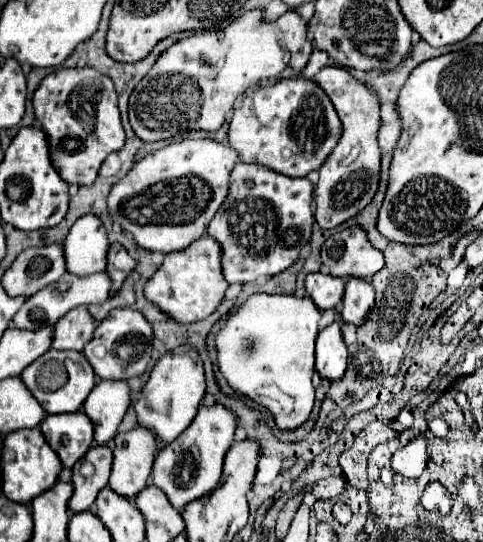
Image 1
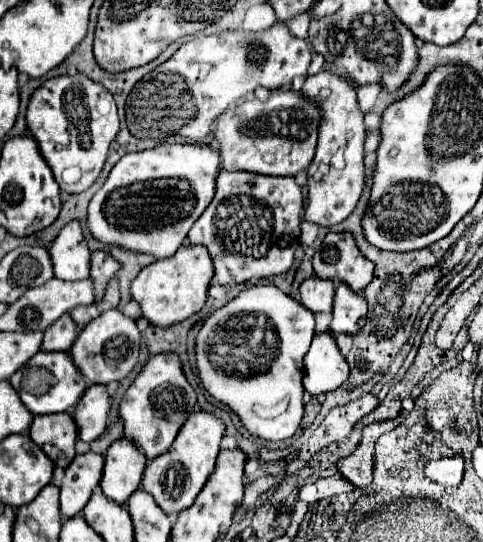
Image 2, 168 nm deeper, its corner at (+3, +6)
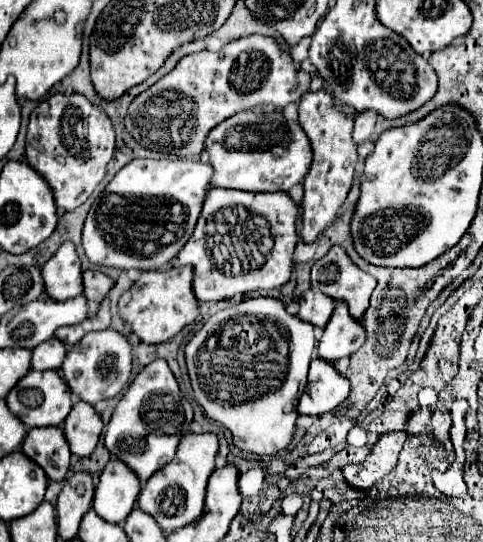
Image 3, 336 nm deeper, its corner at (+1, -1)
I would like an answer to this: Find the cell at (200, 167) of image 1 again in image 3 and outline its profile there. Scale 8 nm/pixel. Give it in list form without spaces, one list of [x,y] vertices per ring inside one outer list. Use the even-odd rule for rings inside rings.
[[[185,158],[133,160],[121,168],[87,214],[83,250],[89,262],[119,270],[167,266],[195,230],[211,176],[209,164]]]

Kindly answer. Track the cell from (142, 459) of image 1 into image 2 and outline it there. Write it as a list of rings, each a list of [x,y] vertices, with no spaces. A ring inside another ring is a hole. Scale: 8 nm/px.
[[[127,437],[117,439],[105,455],[105,469],[101,477],[101,491],[105,497],[125,505],[131,493],[139,489],[145,461],[145,455],[137,449],[137,445],[133,445],[133,441]]]

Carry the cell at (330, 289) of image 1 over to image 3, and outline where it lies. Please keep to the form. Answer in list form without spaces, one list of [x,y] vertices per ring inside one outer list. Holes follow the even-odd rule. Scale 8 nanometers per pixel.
[[[307,290],[301,298],[299,298],[299,318],[313,324],[313,326],[319,326],[319,328],[325,328],[325,324],[329,322],[331,314],[333,314],[333,308],[335,308],[335,300],[327,298],[327,294],[319,292],[319,290]]]

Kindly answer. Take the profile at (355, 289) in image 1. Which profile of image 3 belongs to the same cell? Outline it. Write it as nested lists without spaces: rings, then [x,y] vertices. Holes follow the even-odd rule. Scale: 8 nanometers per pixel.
[[[337,302],[329,324],[319,340],[319,358],[327,362],[337,362],[351,356],[365,342],[365,330],[359,320],[351,318],[347,304]]]

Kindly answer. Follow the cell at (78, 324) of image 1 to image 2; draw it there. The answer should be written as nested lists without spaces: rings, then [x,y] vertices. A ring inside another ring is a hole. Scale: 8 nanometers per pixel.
[[[67,313],[65,317],[61,317],[61,321],[55,321],[45,331],[41,349],[43,351],[69,351],[77,335],[79,335],[79,327],[73,321],[73,317]]]

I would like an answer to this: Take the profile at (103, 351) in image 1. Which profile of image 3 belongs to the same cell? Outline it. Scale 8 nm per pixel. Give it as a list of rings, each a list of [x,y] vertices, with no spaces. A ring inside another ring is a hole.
[[[111,328],[101,332],[89,332],[75,344],[61,366],[61,376],[67,382],[69,390],[87,404],[97,404],[117,396],[129,382],[131,376],[131,344],[127,338]]]

